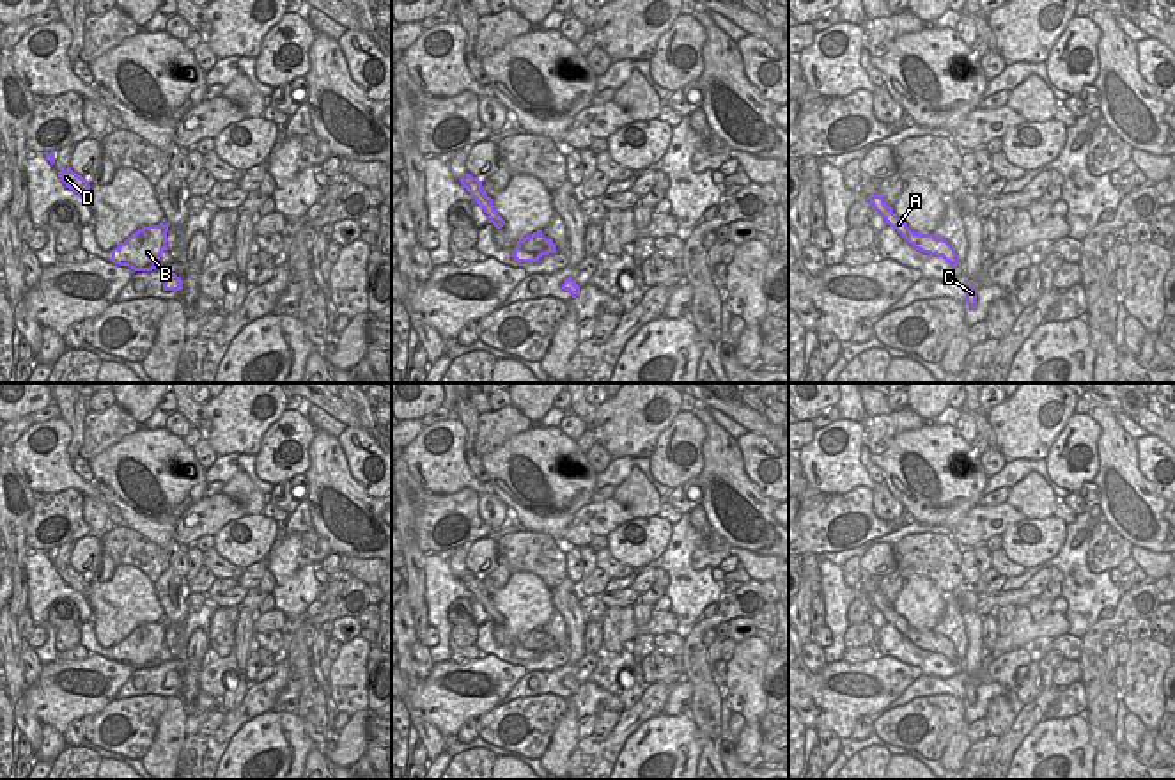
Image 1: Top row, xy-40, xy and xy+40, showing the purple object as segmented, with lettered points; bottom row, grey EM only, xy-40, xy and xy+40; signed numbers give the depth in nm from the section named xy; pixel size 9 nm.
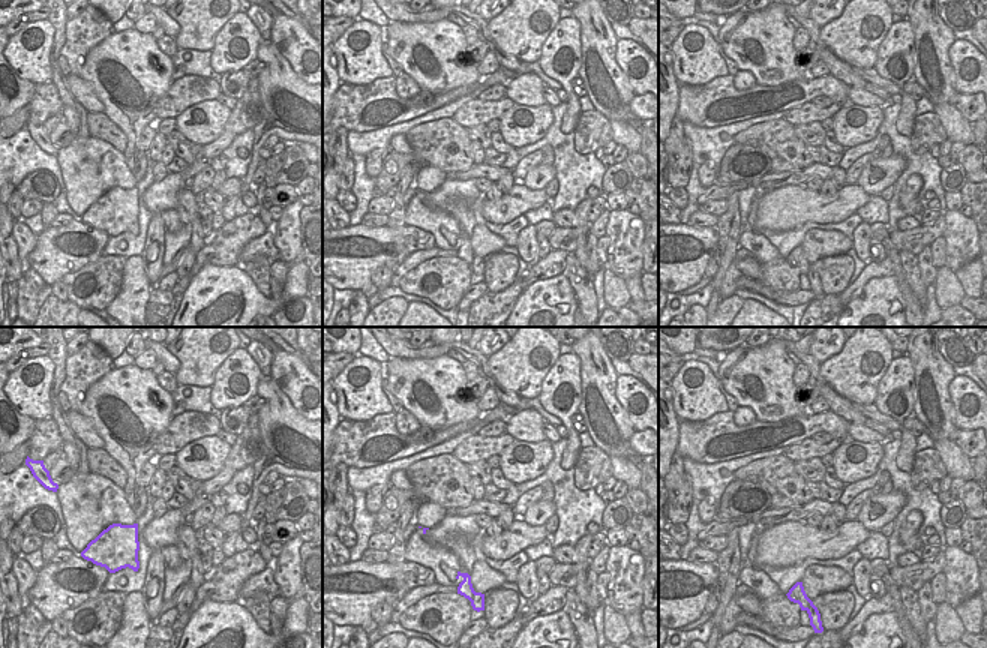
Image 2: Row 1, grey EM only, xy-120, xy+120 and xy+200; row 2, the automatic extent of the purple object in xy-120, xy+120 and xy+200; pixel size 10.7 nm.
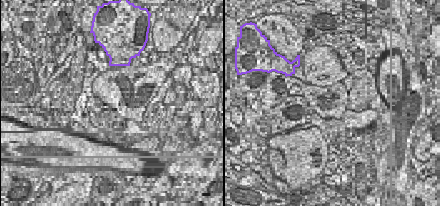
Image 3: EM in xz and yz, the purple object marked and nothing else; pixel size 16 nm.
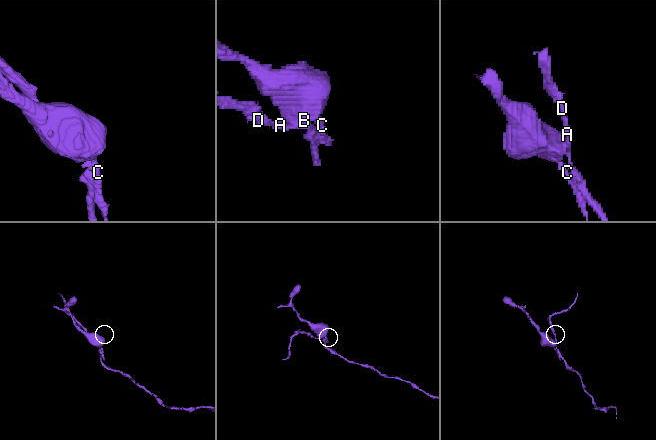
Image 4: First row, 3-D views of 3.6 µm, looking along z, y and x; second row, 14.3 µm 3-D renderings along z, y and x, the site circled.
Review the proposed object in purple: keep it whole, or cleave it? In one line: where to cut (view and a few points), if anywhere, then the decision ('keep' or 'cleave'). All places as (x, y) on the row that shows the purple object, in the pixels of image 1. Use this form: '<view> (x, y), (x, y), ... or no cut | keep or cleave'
xy (520, 243), (520, 247) | cleave

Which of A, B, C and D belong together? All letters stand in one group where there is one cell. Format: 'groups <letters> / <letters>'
groups A D / B C

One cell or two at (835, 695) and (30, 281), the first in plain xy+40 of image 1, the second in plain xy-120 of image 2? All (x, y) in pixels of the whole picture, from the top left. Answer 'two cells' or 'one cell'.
two cells

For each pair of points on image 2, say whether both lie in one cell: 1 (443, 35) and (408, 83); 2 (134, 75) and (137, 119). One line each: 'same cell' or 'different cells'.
1: different cells
2: same cell

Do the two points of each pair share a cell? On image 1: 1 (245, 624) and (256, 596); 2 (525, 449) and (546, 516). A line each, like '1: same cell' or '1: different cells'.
1: different cells
2: same cell

